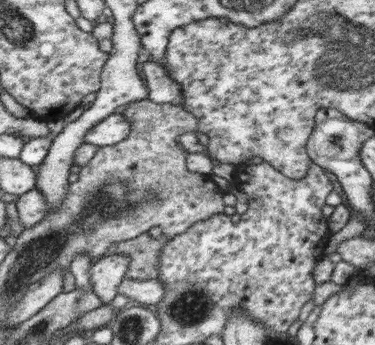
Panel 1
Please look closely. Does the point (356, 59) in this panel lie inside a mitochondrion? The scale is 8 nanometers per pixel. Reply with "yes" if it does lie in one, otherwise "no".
yes

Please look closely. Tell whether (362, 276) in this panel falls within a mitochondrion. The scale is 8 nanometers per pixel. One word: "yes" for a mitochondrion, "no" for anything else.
no

